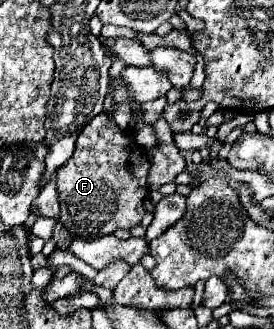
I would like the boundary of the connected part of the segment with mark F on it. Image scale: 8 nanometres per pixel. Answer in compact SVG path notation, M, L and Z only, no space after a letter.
M107 112L97 114L77 136L77 148L71 160L57 172L57 194L61 206L61 224L77 238L95 240L107 234L113 234L119 228L133 228L141 222L145 208L143 202L149 194L145 186L145 178L149 172L149 160L145 150L135 142L129 130L121 130Z

